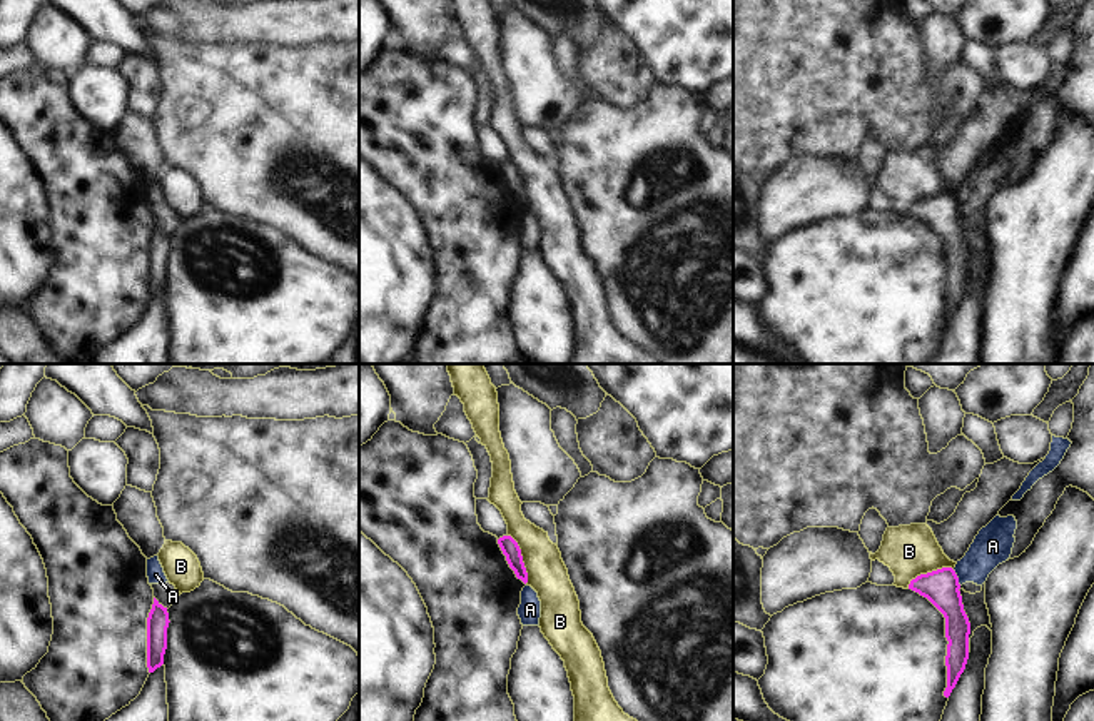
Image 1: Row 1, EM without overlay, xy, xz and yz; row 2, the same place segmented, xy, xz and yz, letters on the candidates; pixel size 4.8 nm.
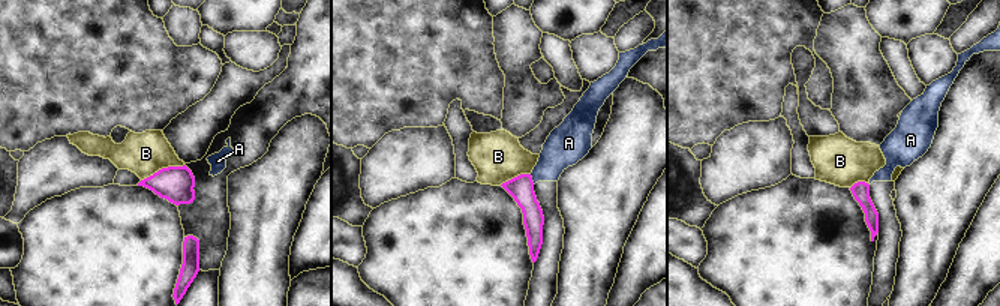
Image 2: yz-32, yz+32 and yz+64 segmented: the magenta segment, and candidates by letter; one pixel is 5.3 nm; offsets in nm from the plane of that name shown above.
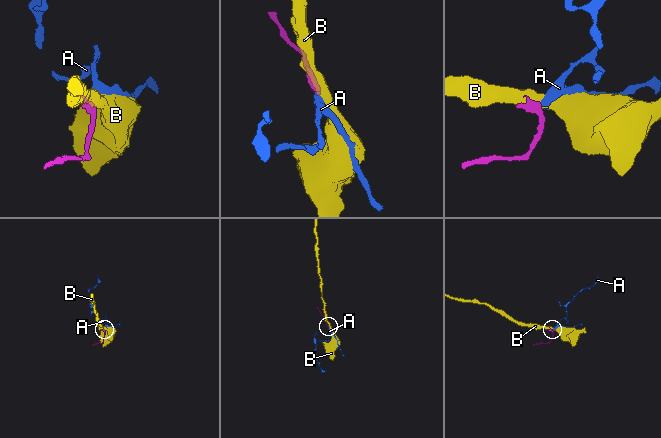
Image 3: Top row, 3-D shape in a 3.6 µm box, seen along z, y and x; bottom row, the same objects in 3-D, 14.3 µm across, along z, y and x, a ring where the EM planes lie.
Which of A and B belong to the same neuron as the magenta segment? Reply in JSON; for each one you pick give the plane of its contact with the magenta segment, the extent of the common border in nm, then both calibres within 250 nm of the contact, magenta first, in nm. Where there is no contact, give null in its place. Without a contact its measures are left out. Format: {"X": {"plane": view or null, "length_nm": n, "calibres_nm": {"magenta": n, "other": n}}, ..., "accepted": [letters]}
{"accepted": []}

